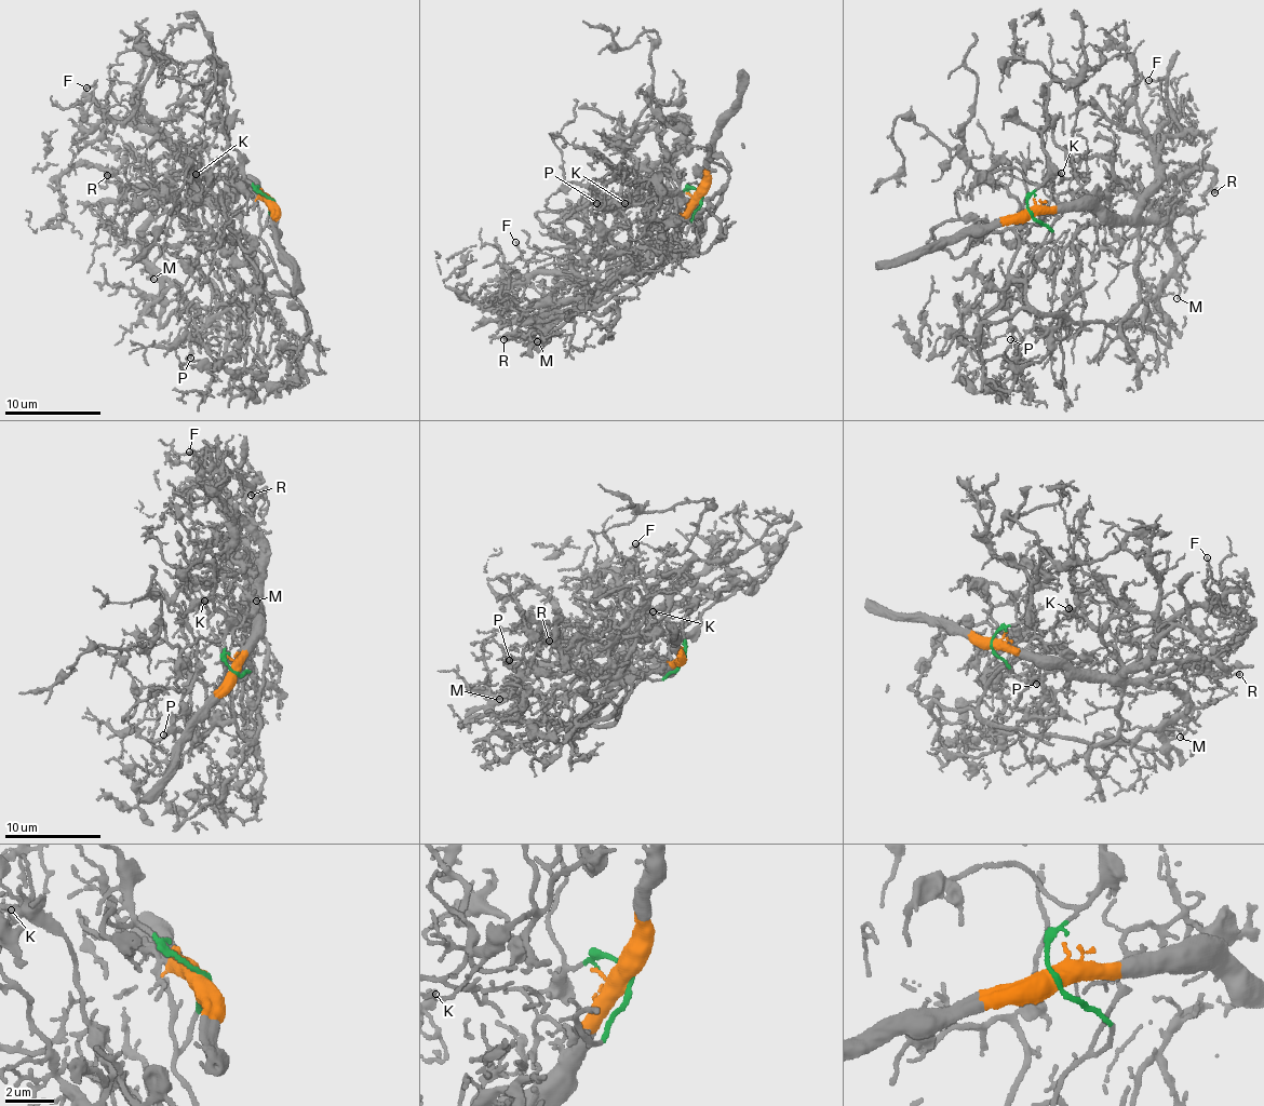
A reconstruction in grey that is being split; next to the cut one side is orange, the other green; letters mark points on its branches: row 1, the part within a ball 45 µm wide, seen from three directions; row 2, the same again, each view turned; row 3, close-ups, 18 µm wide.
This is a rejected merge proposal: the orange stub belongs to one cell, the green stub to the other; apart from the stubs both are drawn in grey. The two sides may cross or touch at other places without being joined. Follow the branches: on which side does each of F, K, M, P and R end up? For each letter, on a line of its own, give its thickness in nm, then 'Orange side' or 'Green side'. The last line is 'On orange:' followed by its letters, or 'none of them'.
F: Thickness 120 nm. Orange side
K: Thickness 130 nm. Green side
M: Thickness 130 nm. Orange side
P: Thickness 140 nm. Green side
R: Thickness 190 nm. Orange side
On orange: F, M, R

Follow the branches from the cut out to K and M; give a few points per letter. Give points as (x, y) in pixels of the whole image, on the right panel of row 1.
K: (1031, 213), (1051, 237), (1017, 279), (1011, 258), (1062, 172)
M: (1029, 213), (1086, 205), (1103, 215), (1133, 214), (1151, 221), (1166, 221), (1174, 250), (1178, 298)

